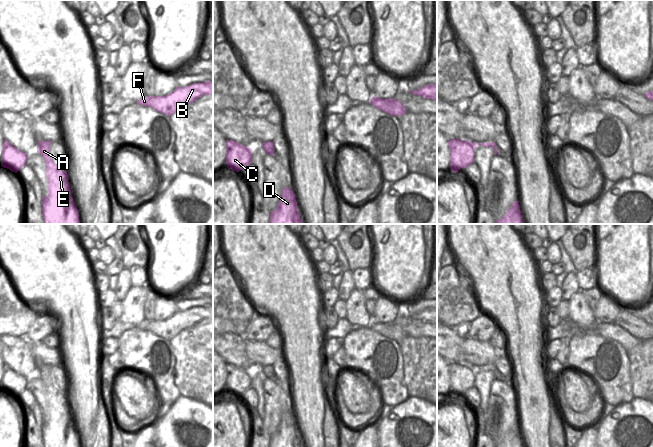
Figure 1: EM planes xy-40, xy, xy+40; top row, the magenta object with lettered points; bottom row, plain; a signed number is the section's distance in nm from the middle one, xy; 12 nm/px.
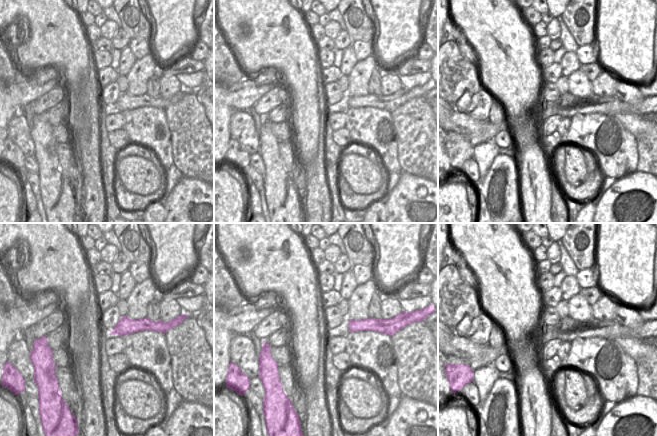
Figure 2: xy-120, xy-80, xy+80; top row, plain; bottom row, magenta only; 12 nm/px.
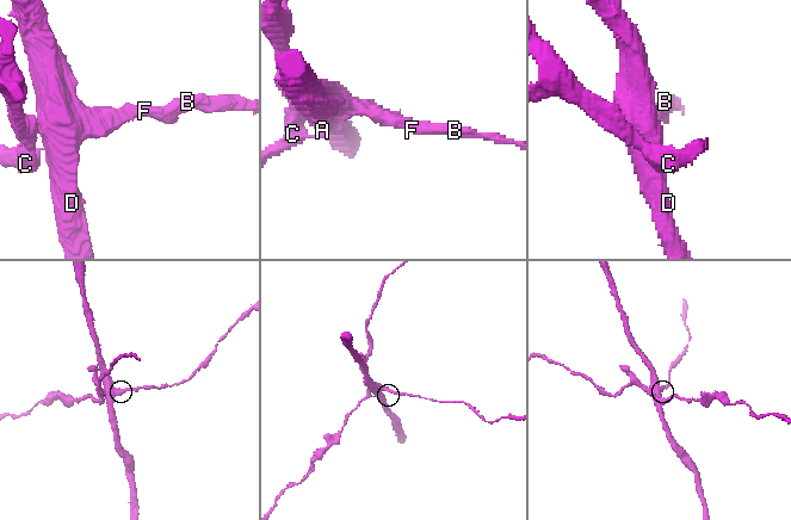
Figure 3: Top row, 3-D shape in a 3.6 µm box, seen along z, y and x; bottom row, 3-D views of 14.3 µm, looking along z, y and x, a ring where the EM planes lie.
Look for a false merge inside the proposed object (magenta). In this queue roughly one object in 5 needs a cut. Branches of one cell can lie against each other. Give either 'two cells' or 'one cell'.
two cells

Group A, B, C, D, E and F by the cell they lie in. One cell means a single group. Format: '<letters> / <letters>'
A B D E F / C

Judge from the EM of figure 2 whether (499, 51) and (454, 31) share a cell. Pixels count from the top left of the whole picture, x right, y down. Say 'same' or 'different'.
different

